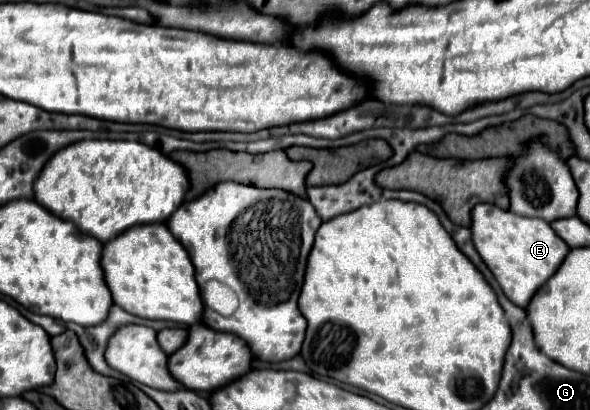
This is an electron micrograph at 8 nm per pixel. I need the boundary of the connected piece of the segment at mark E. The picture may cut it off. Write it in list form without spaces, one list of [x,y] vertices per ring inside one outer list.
[[[478,204],[472,210],[472,238],[482,260],[488,264],[510,302],[520,308],[530,304],[536,290],[546,284],[564,262],[570,246],[554,234],[552,226],[542,218],[528,218],[500,210],[494,204]]]

